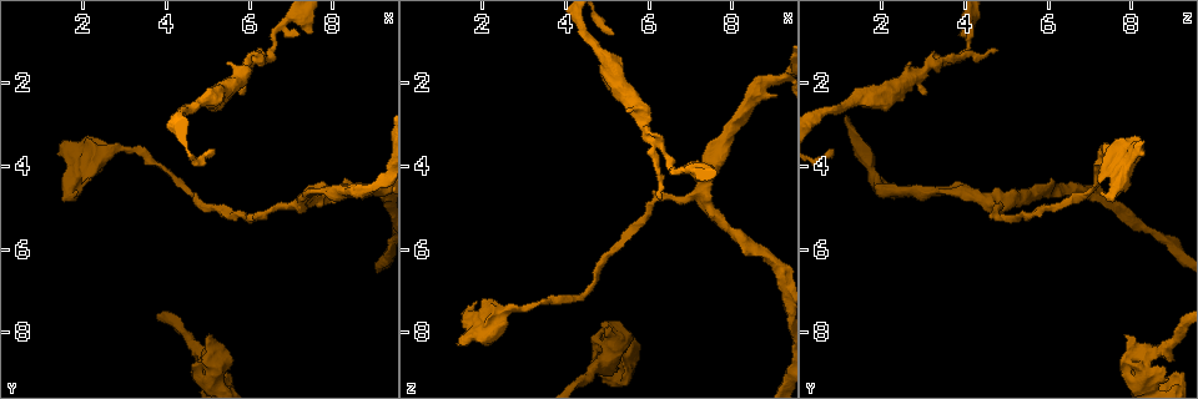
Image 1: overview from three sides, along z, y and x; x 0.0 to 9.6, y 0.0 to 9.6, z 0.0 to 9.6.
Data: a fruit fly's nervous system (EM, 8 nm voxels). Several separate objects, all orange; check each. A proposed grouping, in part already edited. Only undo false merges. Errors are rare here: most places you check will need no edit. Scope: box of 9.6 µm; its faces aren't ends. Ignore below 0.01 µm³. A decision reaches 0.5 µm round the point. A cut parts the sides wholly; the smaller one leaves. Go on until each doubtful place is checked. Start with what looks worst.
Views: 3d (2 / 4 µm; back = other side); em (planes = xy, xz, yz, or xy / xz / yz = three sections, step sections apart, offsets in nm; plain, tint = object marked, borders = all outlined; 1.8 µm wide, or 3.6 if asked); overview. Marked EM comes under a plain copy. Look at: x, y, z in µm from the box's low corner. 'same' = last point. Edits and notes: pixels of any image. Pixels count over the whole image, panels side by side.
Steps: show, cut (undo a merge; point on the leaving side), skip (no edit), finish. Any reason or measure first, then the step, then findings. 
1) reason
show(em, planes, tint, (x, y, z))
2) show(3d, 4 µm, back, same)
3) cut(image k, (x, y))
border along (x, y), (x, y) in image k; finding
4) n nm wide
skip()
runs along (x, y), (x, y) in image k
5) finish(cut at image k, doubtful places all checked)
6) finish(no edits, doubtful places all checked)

show(3d, 4 µm, (6.15, 1.40, 3.45))

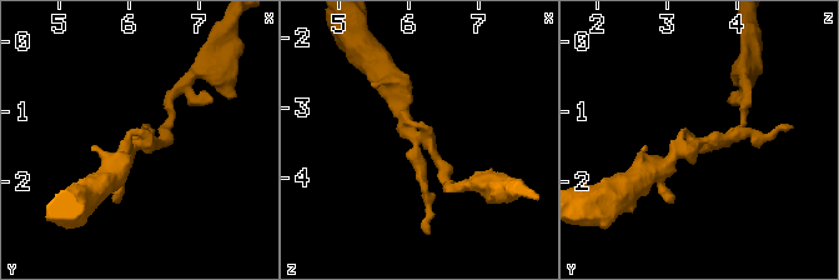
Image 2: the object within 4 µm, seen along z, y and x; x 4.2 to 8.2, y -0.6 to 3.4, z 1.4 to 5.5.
shape alone is not enough
show(em, xy, step 4, tint, (6.15, 1.45, 3.45))

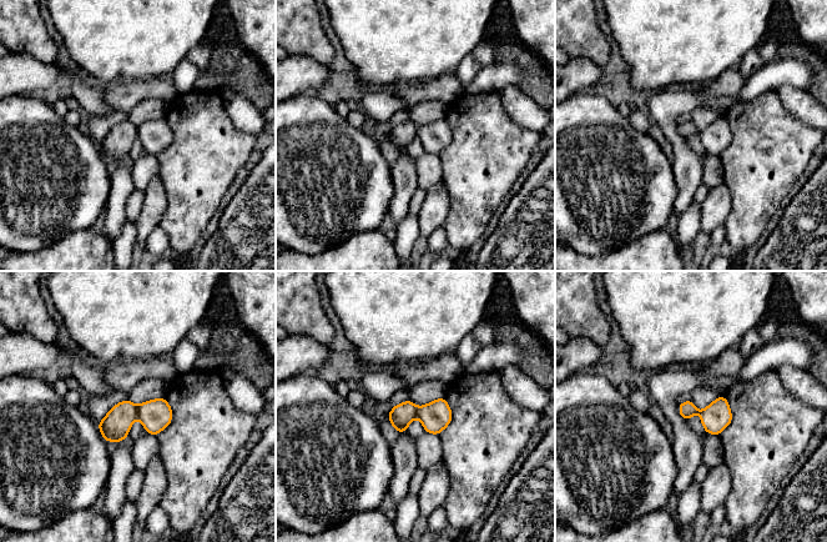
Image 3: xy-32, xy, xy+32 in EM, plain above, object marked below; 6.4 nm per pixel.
another direction
show(em, planes, tint, same)

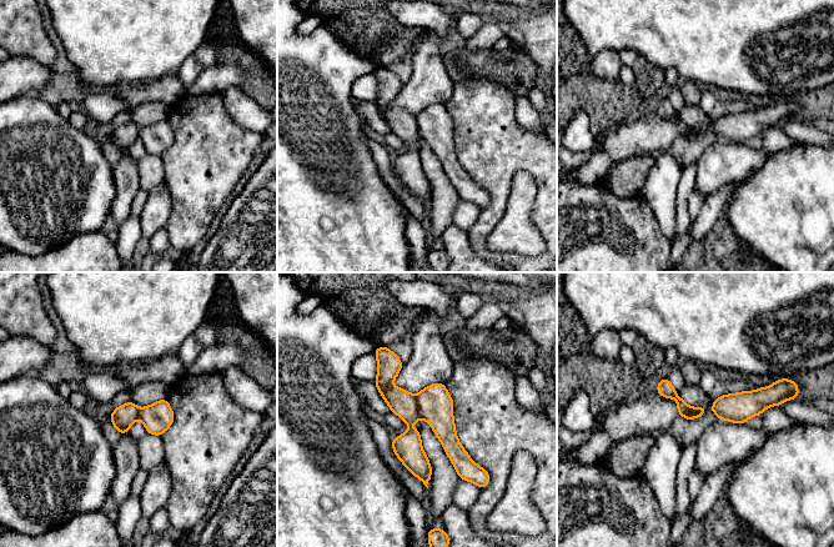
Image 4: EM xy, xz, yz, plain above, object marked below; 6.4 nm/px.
skip()
runs along (380, 350), (386, 386), (445, 428), (465, 470) in image 4; all the same cell

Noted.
branch point
show(em, planes, tint, (5.05, 8.60, 8.35))

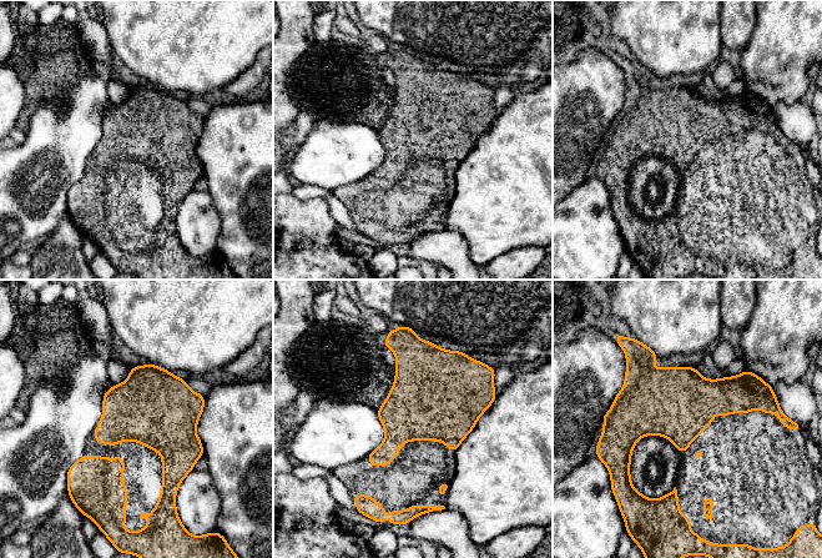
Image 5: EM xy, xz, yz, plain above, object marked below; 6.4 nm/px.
skip()
all the same cell

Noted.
four-way junction
show(em, yz, step 8, tint, (1.90, 4.20, 7.70))

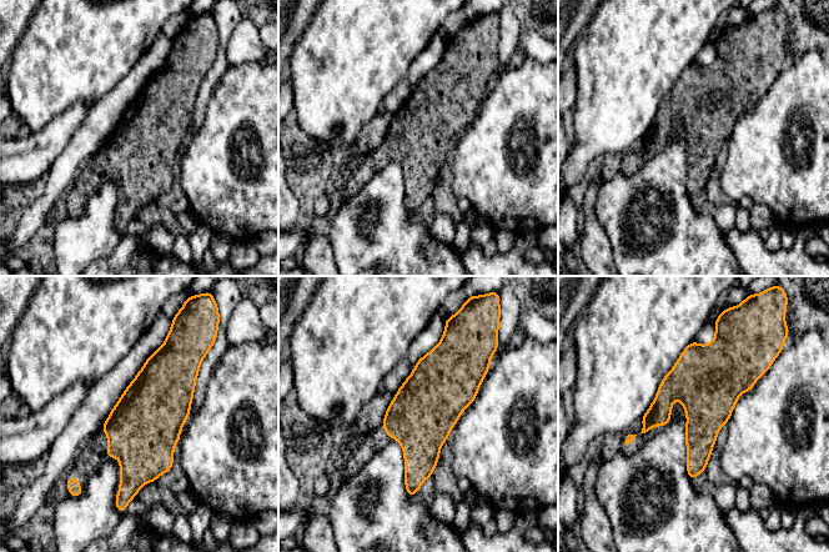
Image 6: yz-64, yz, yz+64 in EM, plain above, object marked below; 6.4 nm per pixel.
show(em, xy, step 16, borders, same)

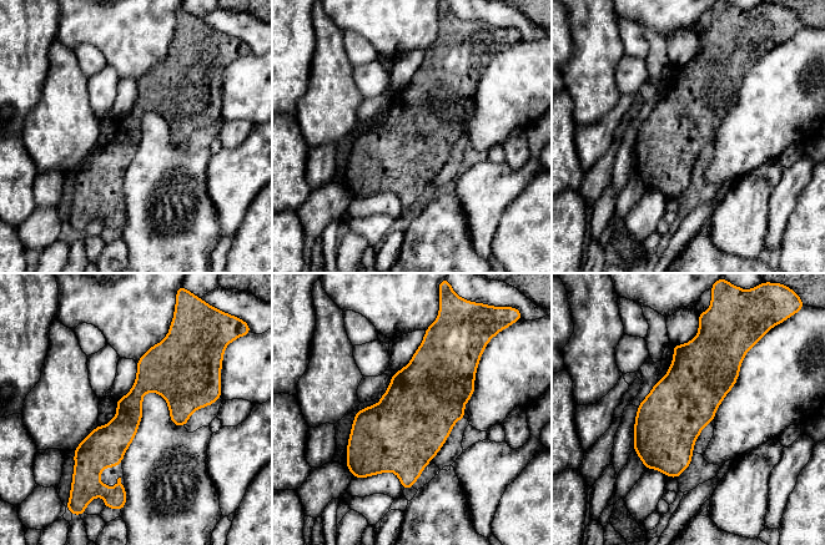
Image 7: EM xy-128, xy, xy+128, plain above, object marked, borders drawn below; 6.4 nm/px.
170 nm wide
skip()
runs along (204, 399), (146, 385), (78, 459) in image 7; continuous, no second cell

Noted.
finish(no edits, doubtful places all checked)

